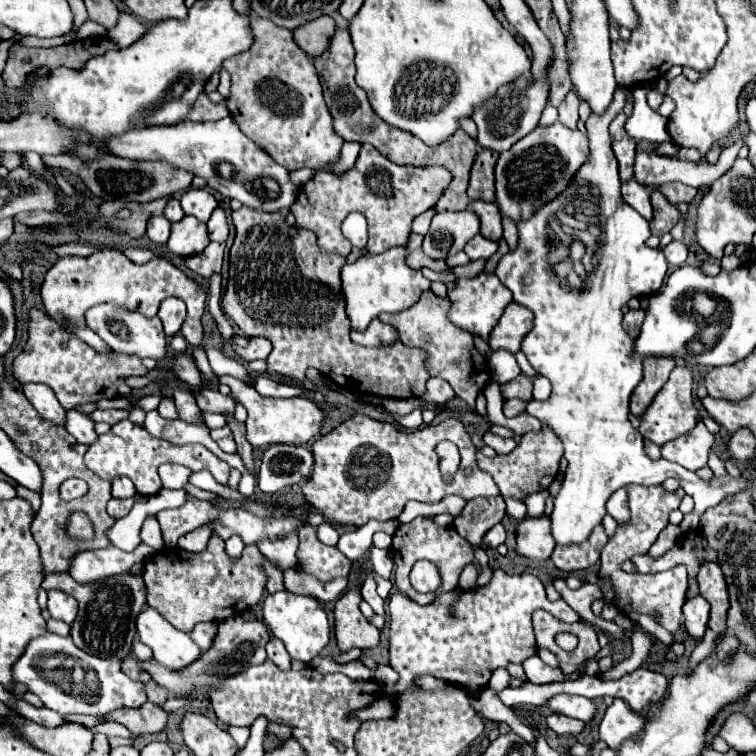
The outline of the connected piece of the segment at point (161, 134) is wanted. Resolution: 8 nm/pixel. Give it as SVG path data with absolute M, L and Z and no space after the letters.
M231 116L215 122L191 122L185 120L175 128L151 126L131 130L117 136L109 144L109 152L129 160L163 160L175 168L183 168L195 176L205 178L207 188L219 192L225 198L235 198L243 206L259 208L263 212L287 210L299 192L289 180L289 172L279 166L267 152L263 152L251 138L247 138Z

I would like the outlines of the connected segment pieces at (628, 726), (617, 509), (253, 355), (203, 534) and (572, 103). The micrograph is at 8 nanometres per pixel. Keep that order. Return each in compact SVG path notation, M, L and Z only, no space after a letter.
M613 698L613 704L607 708L599 724L599 740L605 740L611 748L617 748L629 736L639 734L645 724L645 714L637 714L621 698Z
M619 488L617 492L611 494L609 502L607 502L607 512L619 522L619 524L627 524L627 520L631 518L631 512L627 508L627 488Z
M249 338L249 344L247 348L235 348L237 354L243 358L243 360L265 360L271 352L271 342L267 338Z
M211 526L195 528L193 532L187 532L179 538L179 548L185 548L187 552L203 552L203 548L207 548L209 544L209 536L213 536Z
M571 90L567 94L567 98L561 102L559 106L559 122L565 124L567 128L577 128L577 122L579 122L579 114L577 114L577 108L579 108L579 98L577 94Z

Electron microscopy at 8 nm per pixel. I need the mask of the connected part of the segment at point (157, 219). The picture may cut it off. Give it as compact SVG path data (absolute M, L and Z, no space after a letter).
M153 216L147 222L147 236L157 244L165 244L169 240L169 232L171 232L171 222L165 216Z

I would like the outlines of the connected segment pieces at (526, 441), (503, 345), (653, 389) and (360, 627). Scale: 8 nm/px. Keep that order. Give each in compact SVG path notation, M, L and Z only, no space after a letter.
M543 426L543 430L537 434L535 432L523 434L521 442L517 444L517 448L511 454L495 456L495 458L477 454L477 466L479 466L479 470L491 474L491 478L499 486L499 492L505 500L507 498L525 500L531 492L541 492L551 486L551 482L557 478L561 458L563 458L563 446L561 446L559 438L551 432L551 428Z
M511 302L495 328L491 330L489 336L489 346L493 350L507 350L507 352L517 352L521 346L521 340L525 334L531 330L531 312L515 302Z
M645 358L643 360L643 380L635 388L631 396L631 414L637 418L643 416L645 408L649 408L655 394L665 386L669 372L675 368L673 358Z
M349 590L335 602L335 638L341 652L349 652L351 648L375 648L379 644L379 628L369 624L361 614L359 610L361 600L363 598L359 590Z

